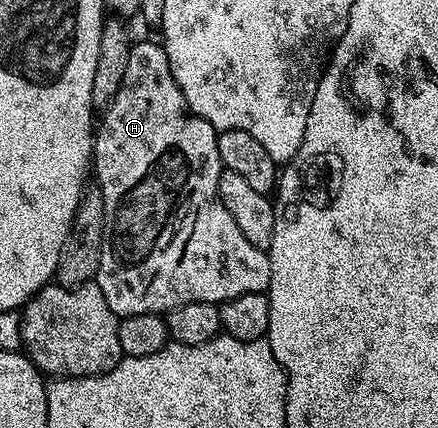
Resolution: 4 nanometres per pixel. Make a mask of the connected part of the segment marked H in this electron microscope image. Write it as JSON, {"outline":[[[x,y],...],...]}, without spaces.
{"outline":[[[138,41],[132,44],[129,51],[129,64],[125,77],[121,79],[116,95],[102,110],[103,122],[98,122],[93,133],[93,177],[97,180],[97,188],[101,191],[105,203],[105,231],[101,243],[101,263],[94,279],[101,295],[105,295],[105,303],[122,319],[129,315],[145,315],[157,313],[165,315],[170,309],[181,307],[185,303],[213,303],[219,305],[229,299],[237,299],[237,295],[250,293],[266,293],[271,285],[271,259],[264,250],[253,247],[237,223],[233,223],[233,215],[225,211],[225,203],[219,198],[219,177],[223,173],[223,160],[217,151],[217,130],[205,119],[201,119],[185,103],[185,95],[181,95],[181,87],[177,87],[177,79],[173,79],[173,71],[169,71],[169,55],[165,55],[162,44],[155,41]]]}

